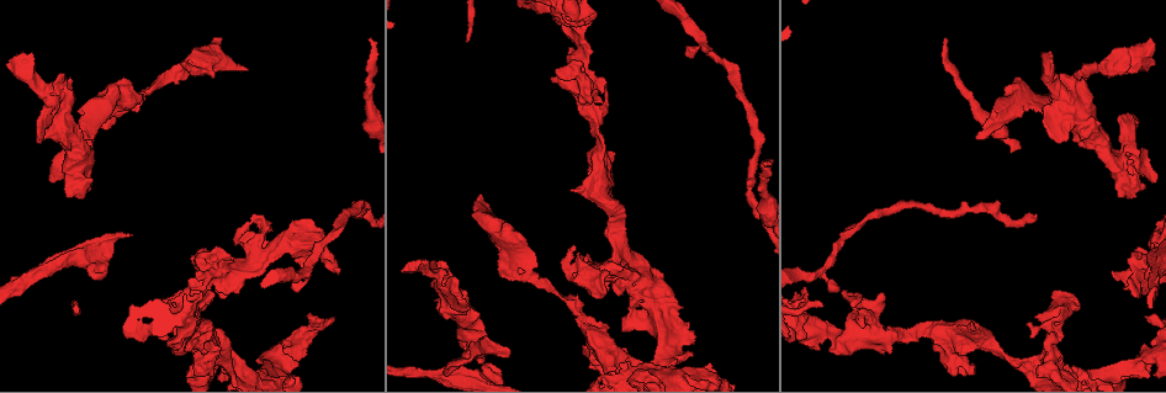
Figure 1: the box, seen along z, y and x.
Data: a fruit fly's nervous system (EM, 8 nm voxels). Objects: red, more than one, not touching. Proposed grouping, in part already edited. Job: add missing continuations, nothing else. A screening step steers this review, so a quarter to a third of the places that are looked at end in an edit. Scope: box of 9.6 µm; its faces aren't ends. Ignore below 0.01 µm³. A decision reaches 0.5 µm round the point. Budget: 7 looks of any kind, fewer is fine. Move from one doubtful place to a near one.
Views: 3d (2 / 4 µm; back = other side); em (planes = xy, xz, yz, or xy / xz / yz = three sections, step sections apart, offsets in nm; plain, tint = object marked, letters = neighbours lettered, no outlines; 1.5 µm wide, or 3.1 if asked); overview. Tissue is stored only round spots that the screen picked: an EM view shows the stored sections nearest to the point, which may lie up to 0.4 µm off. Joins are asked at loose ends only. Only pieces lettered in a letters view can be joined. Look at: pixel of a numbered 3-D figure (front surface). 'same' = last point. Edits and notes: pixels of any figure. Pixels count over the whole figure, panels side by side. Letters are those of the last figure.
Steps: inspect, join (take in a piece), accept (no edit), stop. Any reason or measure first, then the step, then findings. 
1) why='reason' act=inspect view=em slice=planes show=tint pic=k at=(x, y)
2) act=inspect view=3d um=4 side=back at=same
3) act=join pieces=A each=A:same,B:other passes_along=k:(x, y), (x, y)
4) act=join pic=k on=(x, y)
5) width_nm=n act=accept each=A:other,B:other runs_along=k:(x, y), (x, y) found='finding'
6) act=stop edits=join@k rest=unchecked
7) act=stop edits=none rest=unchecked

why='an open end' act=inspect view=em slice=planes show=tint pic=1 at=(975, 326)

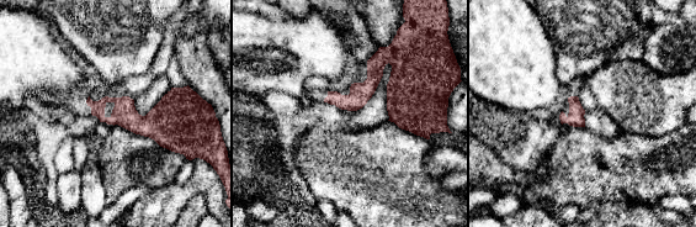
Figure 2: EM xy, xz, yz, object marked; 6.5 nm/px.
act=inspect view=em slice=planes show=letters at=same

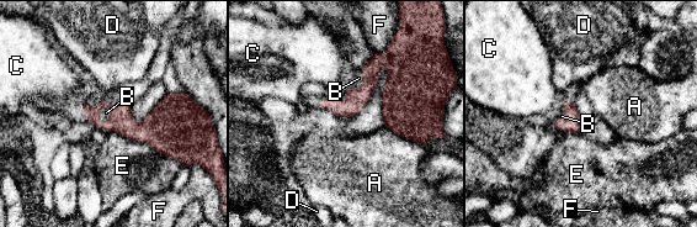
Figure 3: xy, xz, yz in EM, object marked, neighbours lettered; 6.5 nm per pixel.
act=join pic=3 on=(106, 112) each=A:other,B:same,C:other,D:other,E:other,F:other found='the neuron continues'

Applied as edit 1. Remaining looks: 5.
act=inspect view=overview

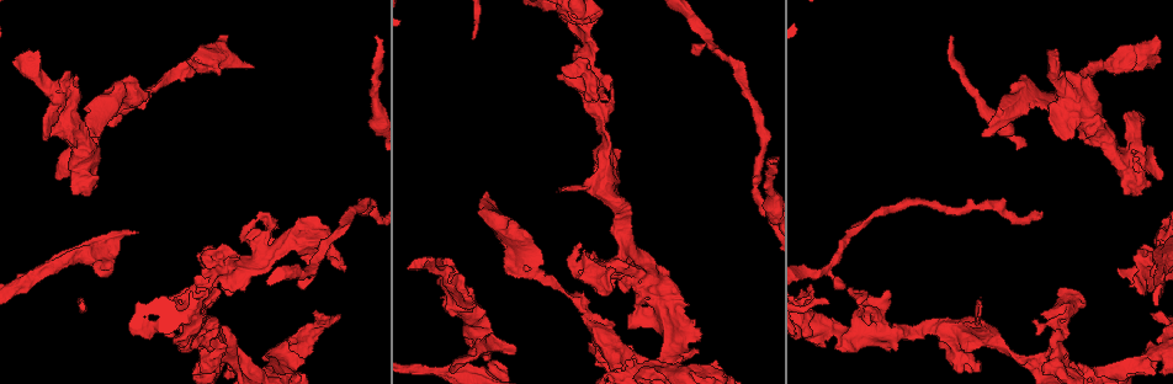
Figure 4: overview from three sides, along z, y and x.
why='branch stops here' act=inspect view=em slice=xz step=4 show=tint pic=4 at=(506, 272)

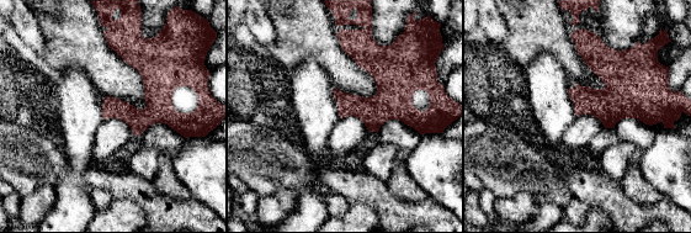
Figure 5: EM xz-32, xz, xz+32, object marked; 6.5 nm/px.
act=inspect view=em slice=planes show=letters at=same

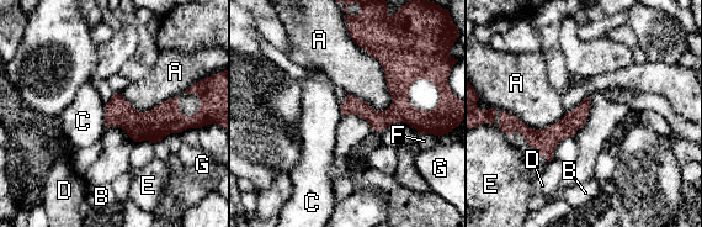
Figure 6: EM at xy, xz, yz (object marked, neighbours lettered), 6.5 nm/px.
act=accept each=A:other,B:other,C:other,D:other,E:other,F:other,G:other border=6:(104, 105), (105, 127) found='no lettered piece goes on from it'

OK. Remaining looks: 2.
why='free end' act=inspect view=em slice=planes show=letters pic=4 at=(648, 360)

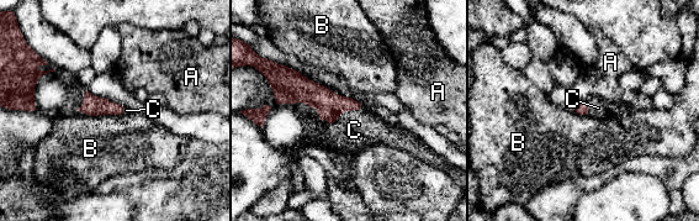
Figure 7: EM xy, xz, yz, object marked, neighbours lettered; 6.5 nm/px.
act=join pic=7 on=(354, 130) each=A:other,B:other,C:same passes_along=7:(329, 105), (340, 114), (354, 130) found='the neuron continues'

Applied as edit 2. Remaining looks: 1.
act=stop edits=join@3,join@7 rest=unchecked

